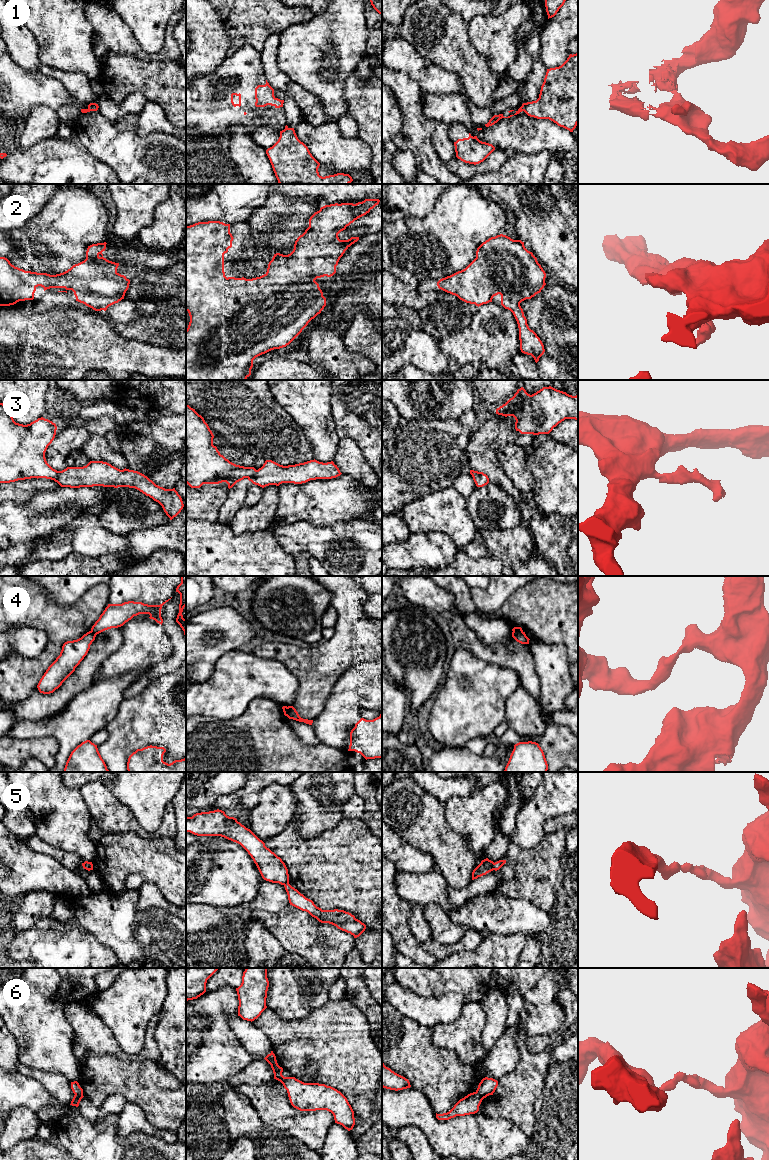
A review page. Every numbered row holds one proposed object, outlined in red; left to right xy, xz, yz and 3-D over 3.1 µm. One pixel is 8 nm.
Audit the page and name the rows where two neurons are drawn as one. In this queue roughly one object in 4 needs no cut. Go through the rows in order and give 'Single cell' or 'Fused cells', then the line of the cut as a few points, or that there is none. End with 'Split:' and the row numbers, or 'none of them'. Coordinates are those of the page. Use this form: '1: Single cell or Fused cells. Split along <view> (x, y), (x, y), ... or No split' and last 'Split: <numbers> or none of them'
1: Fused cells. Split along yz (521, 106), (523, 110)
2: Single cell. No split
3: Fused cells. Split along xz (257, 470), (247, 477)
4: Fused cells. Split along xy (91, 630), (95, 635)
5: Fused cells. Split along yz (493, 863), (494, 869)
6: Fused cells. Split along xy (75, 1094), (82, 1096)
Split: 1, 3, 4, 5, 6

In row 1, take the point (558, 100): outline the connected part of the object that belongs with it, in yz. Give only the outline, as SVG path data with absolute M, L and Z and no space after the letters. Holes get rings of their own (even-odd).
M578 53L570 54L561 66L547 69L539 98L523 103L522 108L530 117L549 119L573 132L578 124Z

